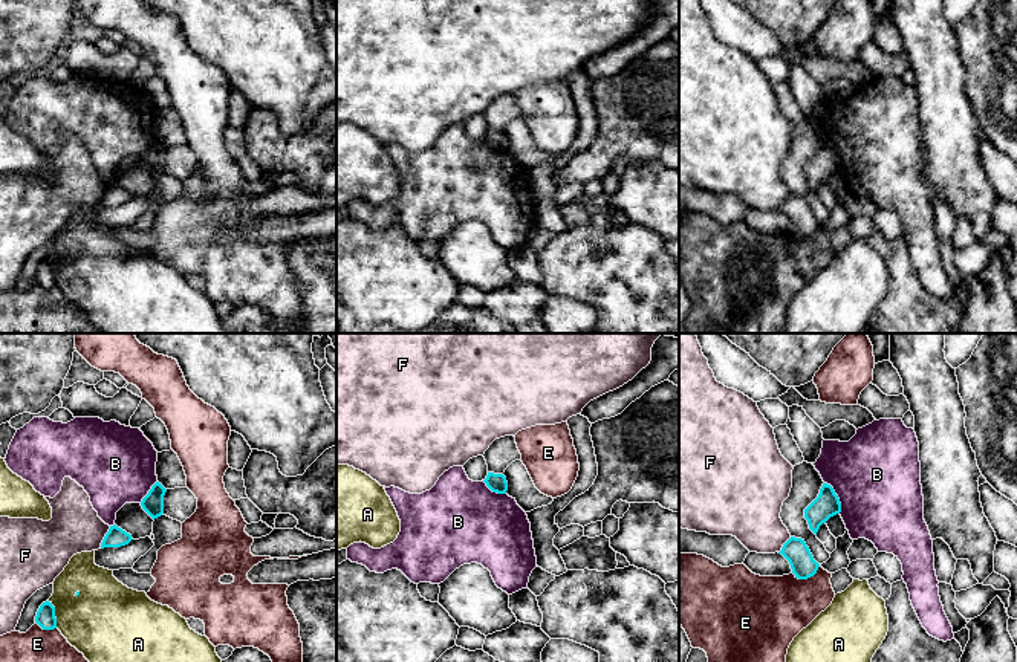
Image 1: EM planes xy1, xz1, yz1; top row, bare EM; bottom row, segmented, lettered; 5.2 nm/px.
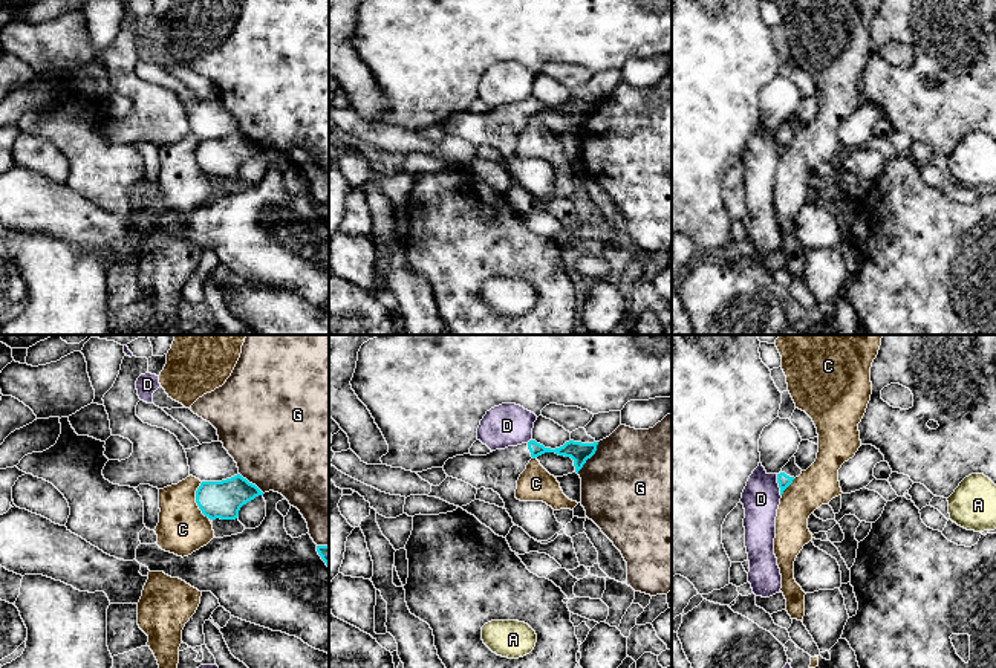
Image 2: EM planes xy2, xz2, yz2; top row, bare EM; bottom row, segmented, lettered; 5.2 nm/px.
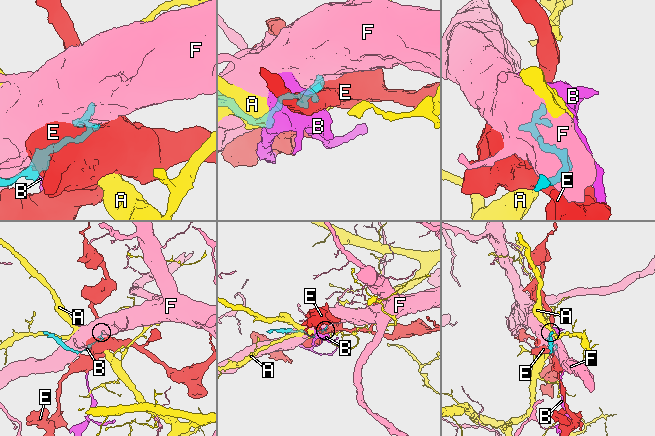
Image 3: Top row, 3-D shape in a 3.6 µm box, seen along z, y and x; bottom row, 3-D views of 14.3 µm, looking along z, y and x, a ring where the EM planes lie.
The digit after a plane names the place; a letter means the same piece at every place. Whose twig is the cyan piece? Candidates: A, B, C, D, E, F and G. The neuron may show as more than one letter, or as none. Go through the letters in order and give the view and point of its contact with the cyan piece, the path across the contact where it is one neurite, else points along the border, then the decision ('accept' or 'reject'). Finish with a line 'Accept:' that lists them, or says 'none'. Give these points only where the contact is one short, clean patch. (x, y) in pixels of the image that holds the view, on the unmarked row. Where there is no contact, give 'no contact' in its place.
A: contact xy1 (54, 271); reject
B: contact yz1 (837, 155); reject
C: contact xy2 (196, 159); border xy2 (201, 139), (196, 149), (196, 162), (210, 176); reject
D: contact yz2 (779, 142); border yz2 (776, 132), (781, 153); reject
E: contact yz1 (806, 236); reject
F: contact xy1 (104, 194); reject
G: contact xz2 (589, 115); reject
Accept: none

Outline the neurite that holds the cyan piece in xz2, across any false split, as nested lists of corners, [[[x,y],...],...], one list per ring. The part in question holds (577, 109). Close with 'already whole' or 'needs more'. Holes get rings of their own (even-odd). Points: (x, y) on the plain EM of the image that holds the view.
[[[529,98],[517,104],[496,107],[487,113],[456,113],[445,119],[444,128],[448,135],[462,138],[476,147],[485,145],[497,150],[516,183],[537,199],[548,199],[563,188],[563,182],[557,179],[554,167],[546,161],[516,156],[520,131],[531,116],[545,110],[571,115],[578,131],[586,118],[595,112],[597,102],[598,99],[581,101],[569,98],[563,104],[551,107],[535,98]]]; needs more

